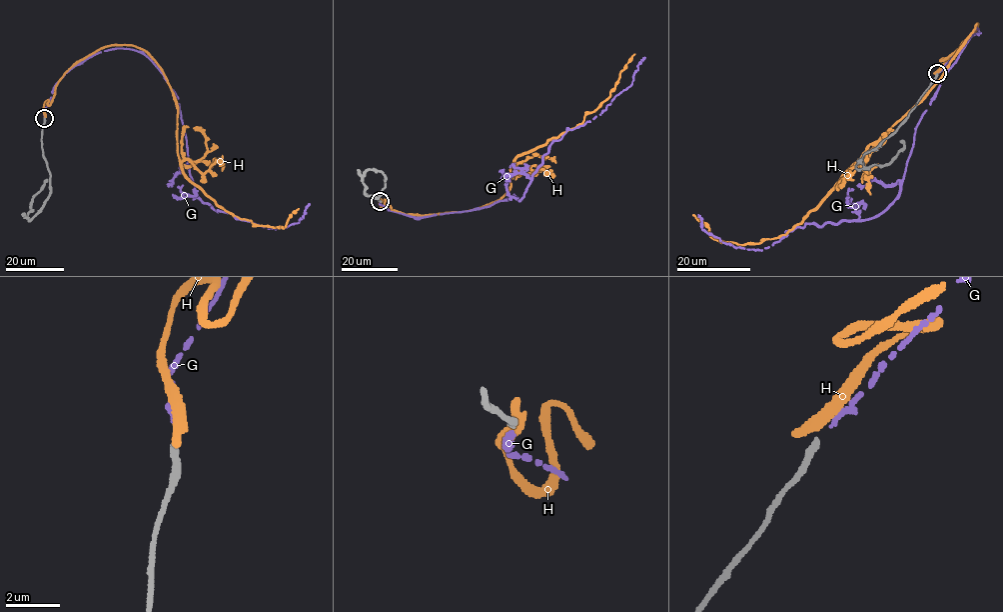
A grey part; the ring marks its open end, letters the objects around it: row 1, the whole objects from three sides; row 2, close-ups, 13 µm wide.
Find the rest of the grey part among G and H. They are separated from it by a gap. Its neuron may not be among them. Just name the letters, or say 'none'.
G

